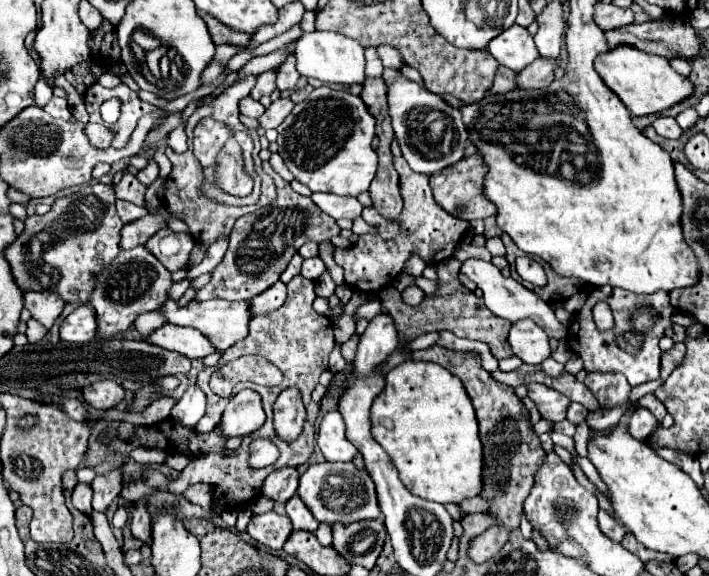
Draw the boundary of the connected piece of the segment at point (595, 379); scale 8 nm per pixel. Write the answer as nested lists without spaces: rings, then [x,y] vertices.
[[[590,372],[586,376],[584,384],[596,396],[596,400],[600,402],[600,406],[604,406],[604,408],[628,402],[630,384],[620,374],[612,374],[612,372],[608,372],[608,374],[606,372]]]

